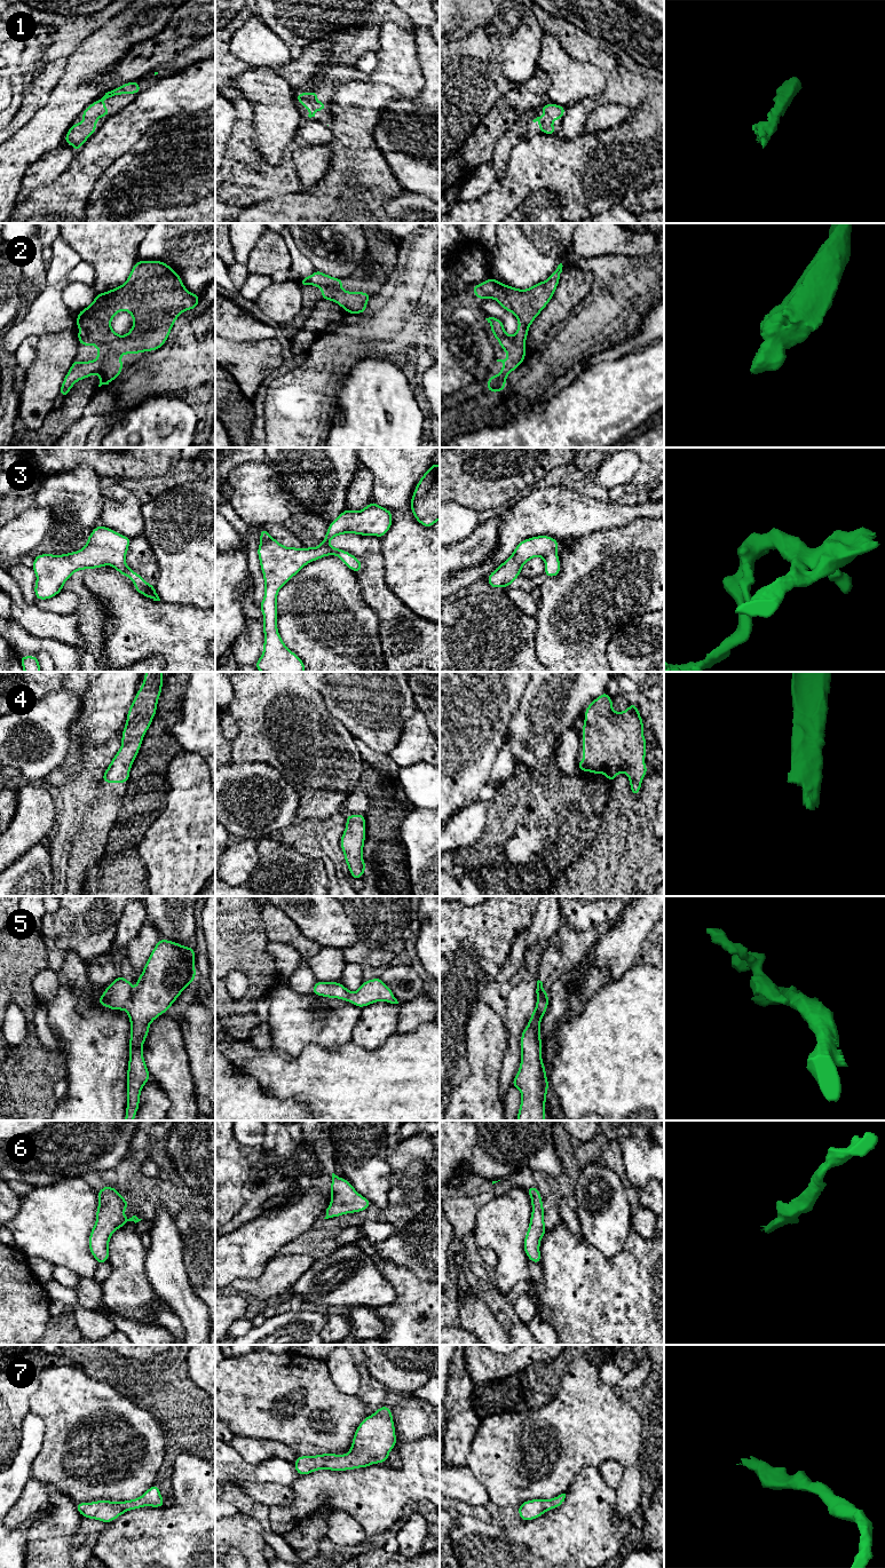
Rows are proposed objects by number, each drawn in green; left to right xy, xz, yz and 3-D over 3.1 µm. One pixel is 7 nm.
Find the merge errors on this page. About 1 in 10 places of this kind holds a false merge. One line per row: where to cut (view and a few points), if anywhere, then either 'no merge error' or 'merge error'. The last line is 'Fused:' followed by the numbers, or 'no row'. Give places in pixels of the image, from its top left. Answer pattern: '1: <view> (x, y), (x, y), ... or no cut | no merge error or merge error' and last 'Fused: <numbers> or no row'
1: no cut | no merge error
2: no cut | no merge error
3: no cut | no merge error
4: no cut | no merge error
5: no cut | no merge error
6: no cut | no merge error
7: no cut | no merge error
Fused: no row

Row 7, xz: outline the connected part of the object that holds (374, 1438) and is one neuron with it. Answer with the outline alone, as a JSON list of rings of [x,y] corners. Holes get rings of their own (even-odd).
[[[382,1405],[361,1422],[355,1431],[351,1448],[346,1455],[298,1456],[294,1467],[299,1475],[326,1468],[341,1472],[369,1467],[373,1463],[388,1462],[388,1455],[396,1443],[392,1409]]]

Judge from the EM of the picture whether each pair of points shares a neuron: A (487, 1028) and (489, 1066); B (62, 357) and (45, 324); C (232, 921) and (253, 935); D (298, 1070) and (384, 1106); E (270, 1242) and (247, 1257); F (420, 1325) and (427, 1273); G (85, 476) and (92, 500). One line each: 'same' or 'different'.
A: same
B: different
C: same
D: same
E: same
F: different
G: same

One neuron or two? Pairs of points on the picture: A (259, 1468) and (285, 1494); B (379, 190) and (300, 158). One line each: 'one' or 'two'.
A: two
B: two

